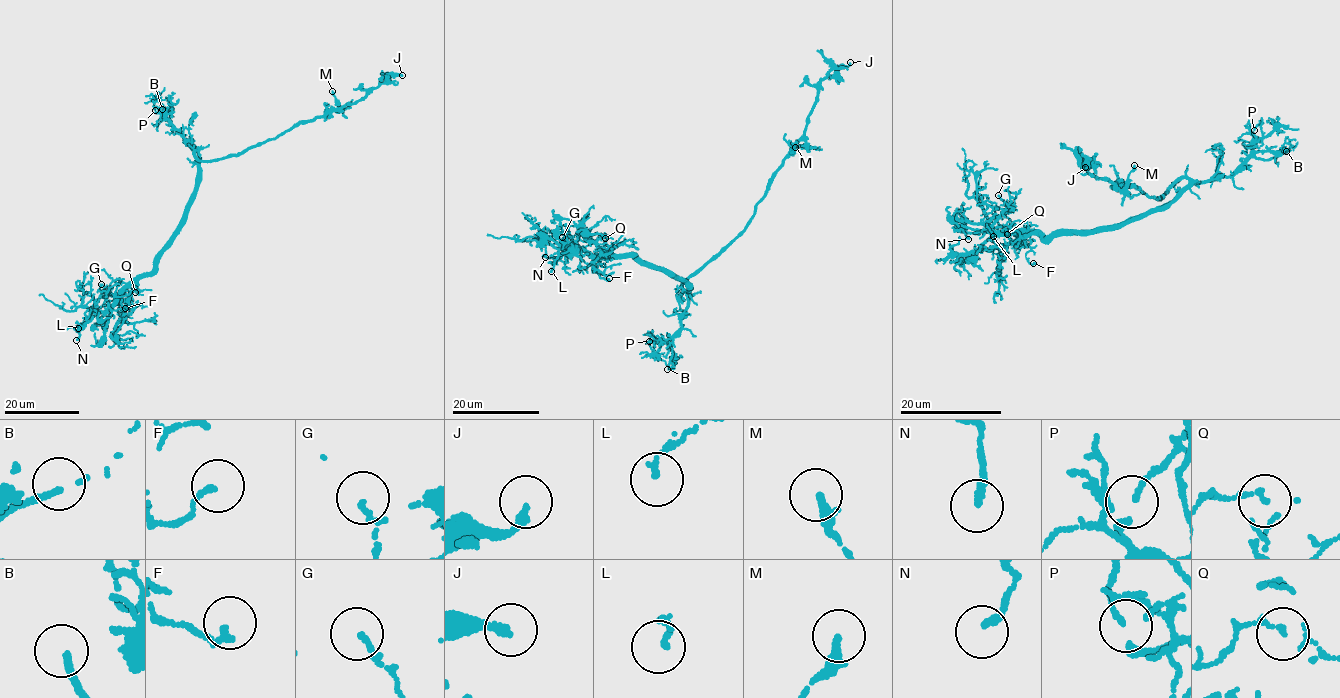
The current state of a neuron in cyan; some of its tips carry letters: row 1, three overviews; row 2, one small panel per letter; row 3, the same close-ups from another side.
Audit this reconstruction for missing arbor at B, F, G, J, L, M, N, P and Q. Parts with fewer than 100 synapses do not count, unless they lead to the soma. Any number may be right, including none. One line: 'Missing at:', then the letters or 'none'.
Missing at: B

